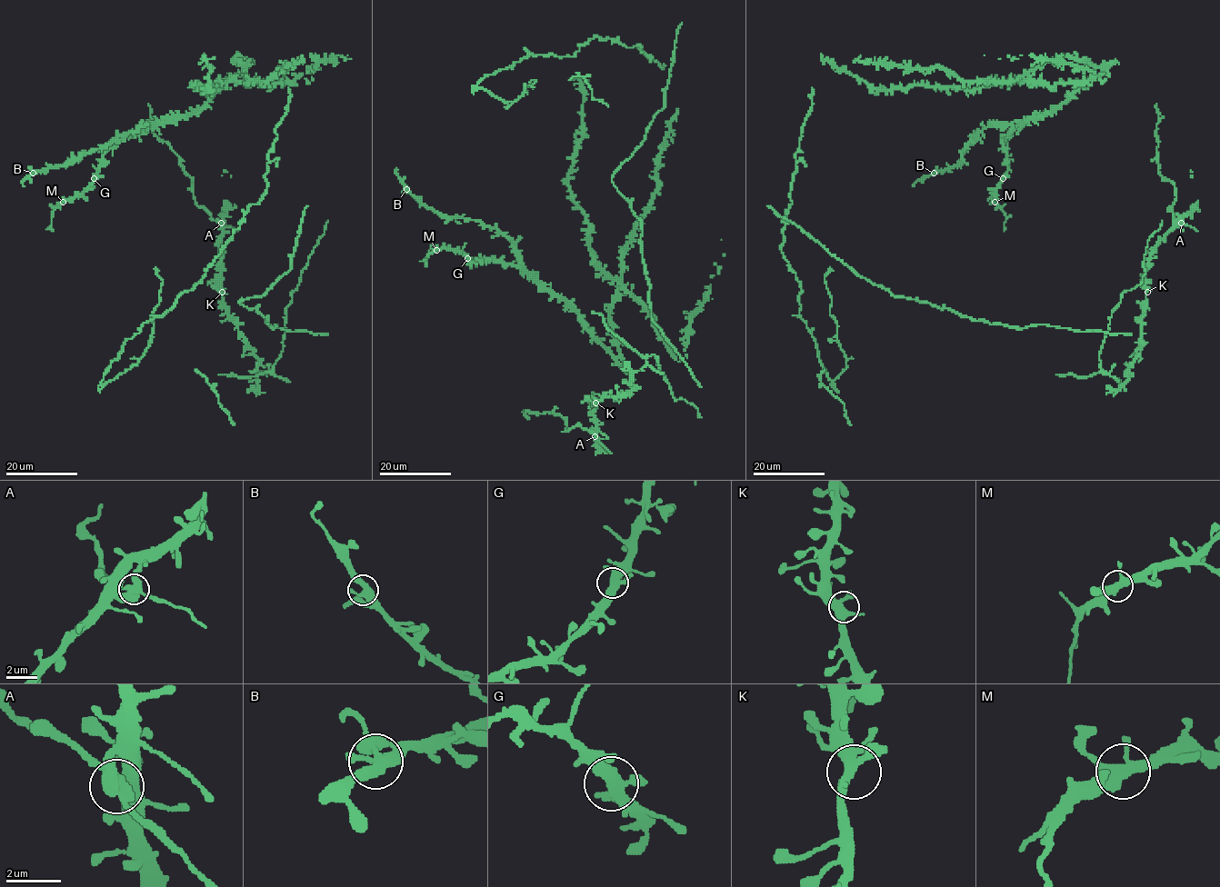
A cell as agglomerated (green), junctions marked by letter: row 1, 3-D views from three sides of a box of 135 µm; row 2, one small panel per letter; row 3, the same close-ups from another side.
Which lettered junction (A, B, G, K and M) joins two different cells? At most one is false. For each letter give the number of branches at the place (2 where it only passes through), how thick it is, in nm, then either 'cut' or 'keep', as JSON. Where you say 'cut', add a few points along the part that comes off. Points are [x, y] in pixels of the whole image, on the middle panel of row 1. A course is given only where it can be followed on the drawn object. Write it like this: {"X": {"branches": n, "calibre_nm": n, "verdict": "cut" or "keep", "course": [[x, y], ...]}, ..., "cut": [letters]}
{"A": {"branches": 4, "calibre_nm": 480, "verdict": "keep"}, "B": {"branches": 4, "calibre_nm": 360, "verdict": "keep"}, "G": {"branches": 4, "calibre_nm": 380, "verdict": "keep"}, "K": {"branches": 4, "calibre_nm": 360, "verdict": "keep"}, "M": {"branches": 4, "calibre_nm": 400, "verdict": "keep"}, "cut": []}

